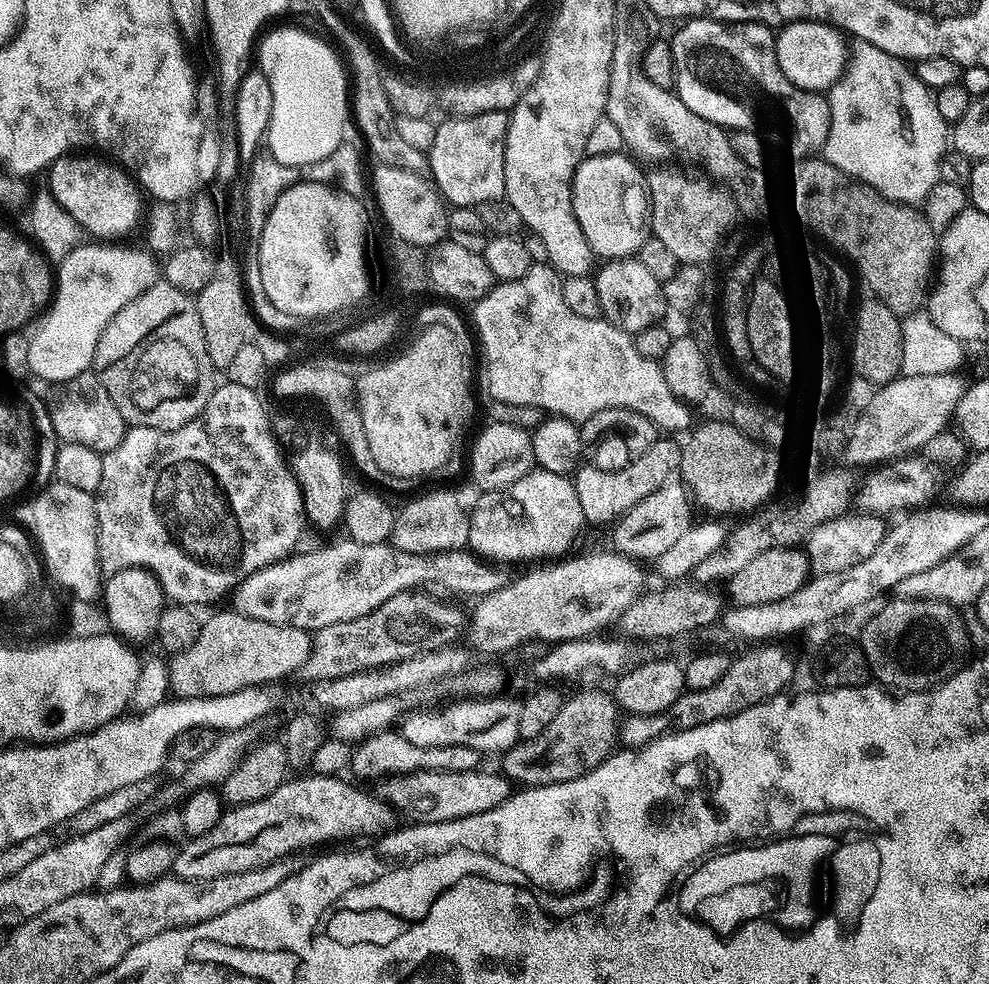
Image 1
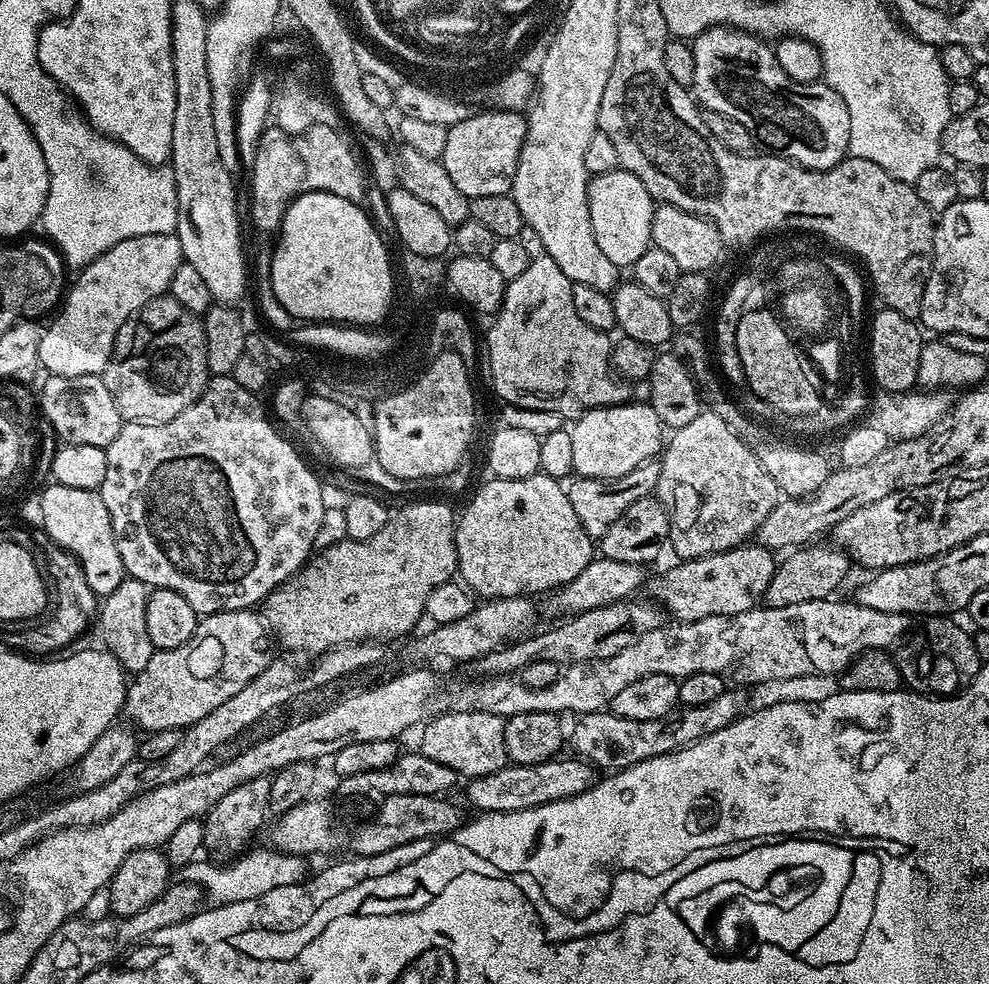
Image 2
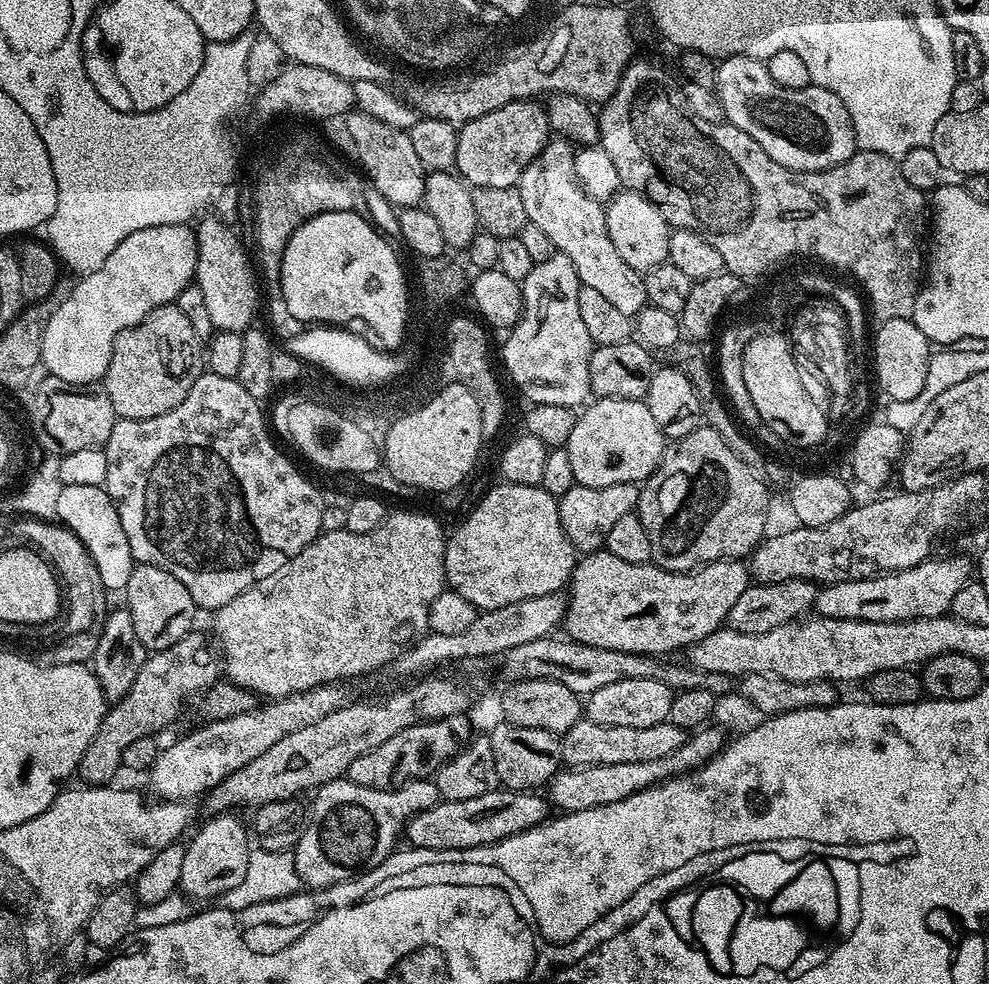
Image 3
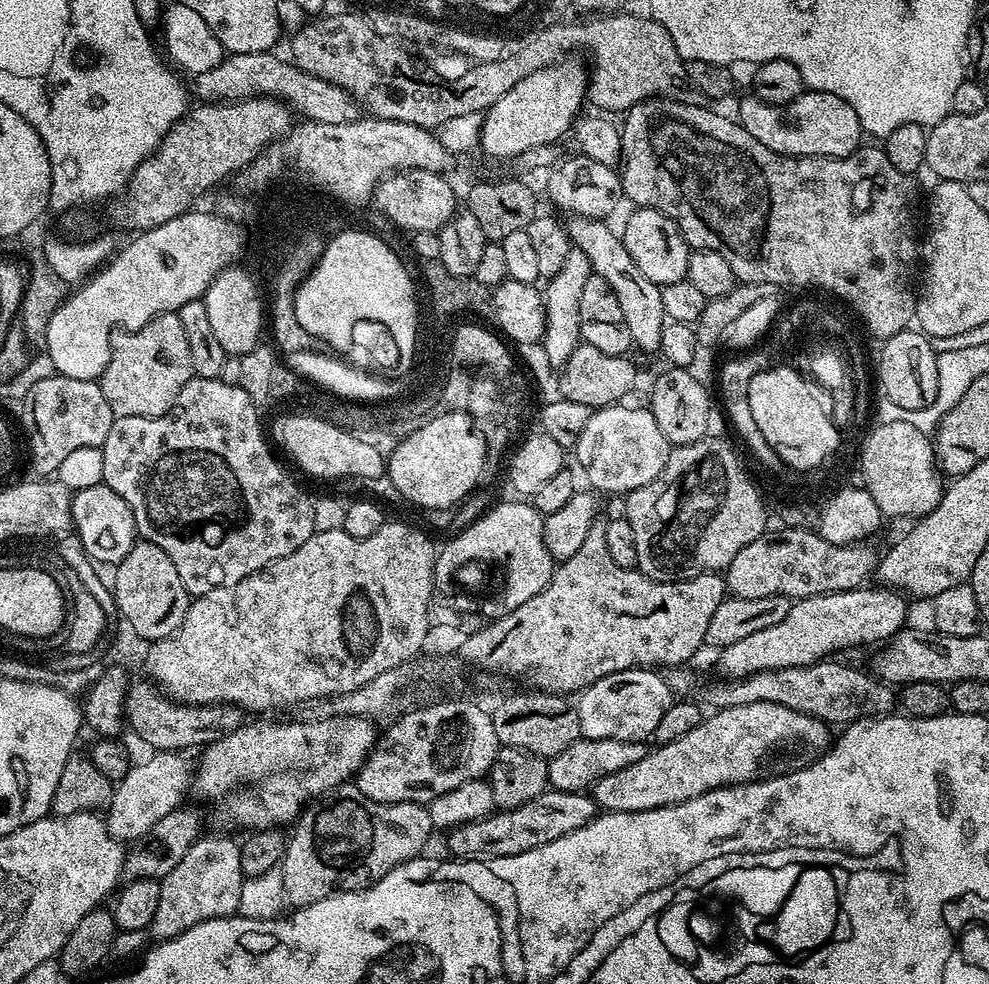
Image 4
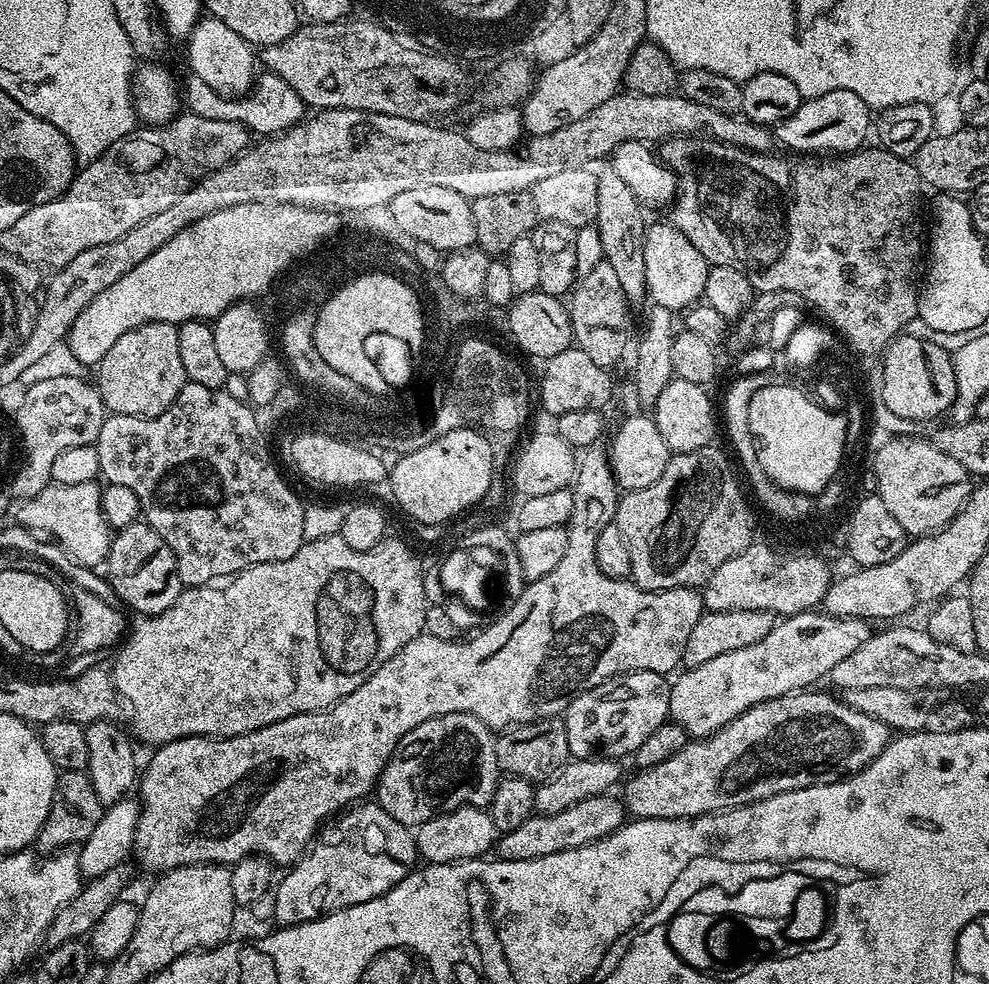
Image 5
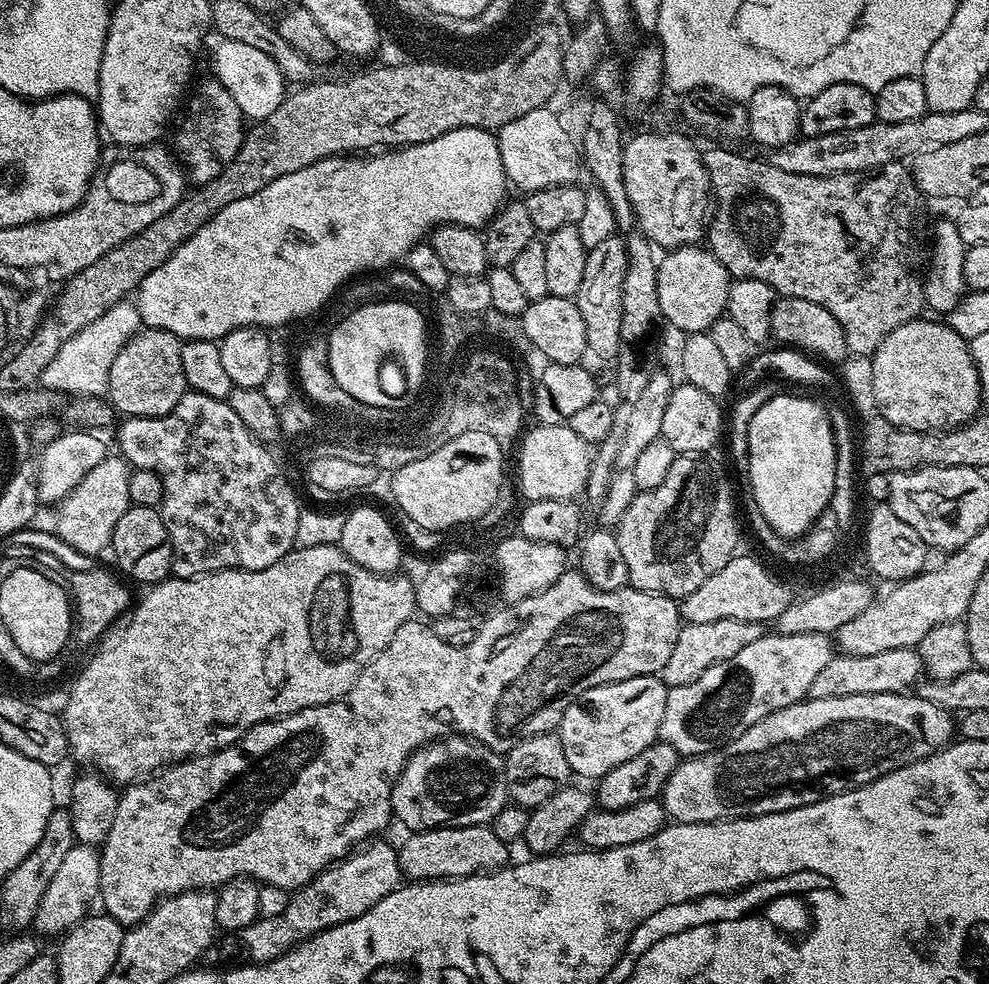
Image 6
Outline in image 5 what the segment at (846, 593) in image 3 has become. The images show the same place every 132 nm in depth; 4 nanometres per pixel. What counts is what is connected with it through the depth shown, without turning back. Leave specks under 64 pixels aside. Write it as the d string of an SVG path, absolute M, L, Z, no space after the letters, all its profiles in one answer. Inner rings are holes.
M823 610L800 612L797 616L783 617L766 634L768 640L754 642L742 650L730 650L730 654L718 654L718 658L710 658L710 662L702 662L698 666L681 671L670 684L670 706L668 714L671 723L682 726L689 737L703 738L713 736L721 728L734 722L748 708L760 704L764 700L772 700L776 696L784 696L793 690L804 690L808 686L804 682L804 672L808 672L808 680L814 684L828 678L834 666L847 658L858 646L862 646L870 635L870 624L867 620L850 618L849 616L831 616Z

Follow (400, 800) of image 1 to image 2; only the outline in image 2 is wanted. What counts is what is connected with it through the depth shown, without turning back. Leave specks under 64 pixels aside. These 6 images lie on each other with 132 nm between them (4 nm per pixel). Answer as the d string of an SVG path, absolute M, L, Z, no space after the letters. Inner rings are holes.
M568 754L565 760L560 759L553 758L541 764L509 763L502 770L494 770L494 774L469 779L467 781L468 800L480 814L513 812L514 810L530 810L534 806L546 806L546 802L574 798L595 786L598 772L588 761L572 754Z

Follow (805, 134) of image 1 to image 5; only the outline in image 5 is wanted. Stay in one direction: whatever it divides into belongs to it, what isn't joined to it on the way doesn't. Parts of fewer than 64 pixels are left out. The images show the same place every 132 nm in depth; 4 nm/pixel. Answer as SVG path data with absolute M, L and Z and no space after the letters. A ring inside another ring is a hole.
M830 90L830 94L807 97L790 118L775 125L774 135L792 154L851 154L865 147L867 140L864 139L870 136L873 124L873 113L858 94L850 90Z

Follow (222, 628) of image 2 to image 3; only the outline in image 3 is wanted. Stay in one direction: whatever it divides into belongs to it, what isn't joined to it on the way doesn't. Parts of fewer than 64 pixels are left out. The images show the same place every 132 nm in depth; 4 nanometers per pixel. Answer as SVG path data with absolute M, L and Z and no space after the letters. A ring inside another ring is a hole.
M193 630L180 641L174 642L168 649L153 651L148 660L138 670L138 678L134 678L134 686L130 686L130 694L126 698L115 701L104 713L102 726L98 726L98 734L86 746L86 754L82 754L78 776L88 786L108 786L113 783L116 771L121 771L122 752L128 743L136 738L146 738L159 734L167 724L172 724L180 716L184 703L193 696L199 697L217 683L222 676L222 660L217 649L212 648Z

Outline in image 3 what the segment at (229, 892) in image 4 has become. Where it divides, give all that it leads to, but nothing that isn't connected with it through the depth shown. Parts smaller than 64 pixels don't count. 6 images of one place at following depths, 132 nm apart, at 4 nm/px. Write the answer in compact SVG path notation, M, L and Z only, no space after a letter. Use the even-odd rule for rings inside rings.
M216 814L208 820L200 829L197 827L191 833L192 841L187 841L184 857L182 858L182 878L180 879L179 891L185 897L193 898L197 896L200 900L212 900L208 902L219 901L222 894L226 894L226 890L234 890L234 886L238 886L238 882L242 882L242 878L246 878L246 862L248 861L248 853L250 851L250 843L248 844L248 836L250 840L250 832L244 829L244 824L239 820L236 814Z

